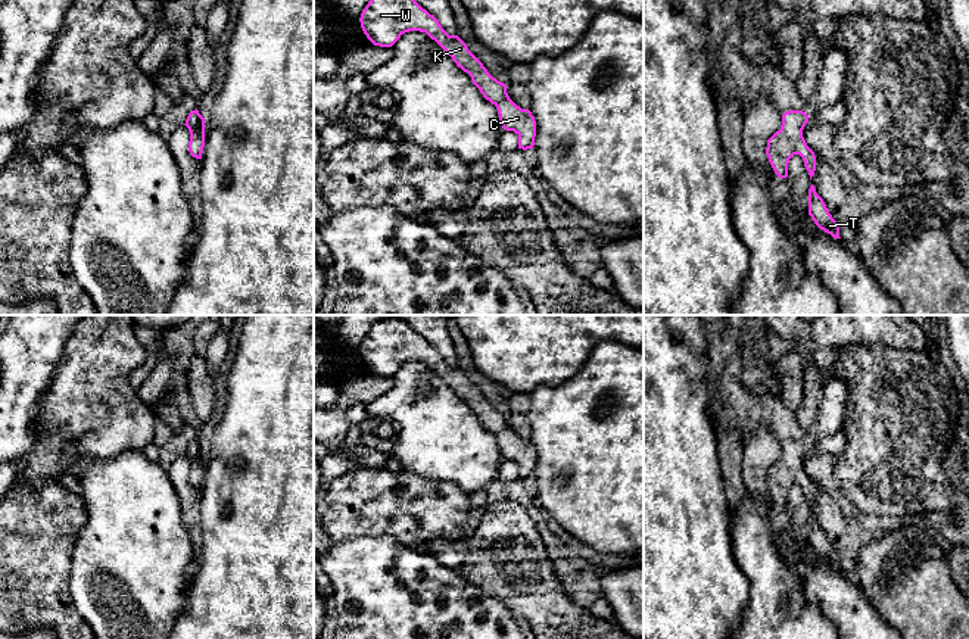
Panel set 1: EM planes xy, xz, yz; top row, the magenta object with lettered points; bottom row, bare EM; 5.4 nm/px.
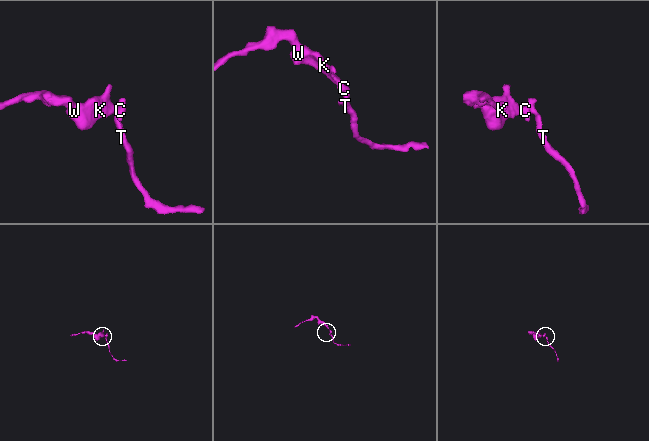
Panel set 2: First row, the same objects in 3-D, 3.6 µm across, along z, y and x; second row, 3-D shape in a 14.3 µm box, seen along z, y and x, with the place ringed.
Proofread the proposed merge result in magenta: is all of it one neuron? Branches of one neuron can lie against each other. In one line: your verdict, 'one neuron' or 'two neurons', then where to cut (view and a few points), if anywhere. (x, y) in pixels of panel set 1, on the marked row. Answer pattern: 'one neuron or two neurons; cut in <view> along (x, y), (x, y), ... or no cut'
one neuron; no cut

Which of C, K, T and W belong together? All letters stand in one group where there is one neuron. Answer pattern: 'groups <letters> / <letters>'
groups C K T W

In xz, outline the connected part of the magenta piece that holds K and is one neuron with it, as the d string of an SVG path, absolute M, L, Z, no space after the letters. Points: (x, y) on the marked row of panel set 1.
M370 0L361 13L359 22L367 38L380 47L392 47L402 34L409 31L426 32L452 57L458 68L471 77L473 84L480 90L483 97L496 106L502 128L514 131L518 135L518 149L533 149L536 121L532 112L517 106L507 93L507 84L493 78L483 63L468 50L467 44L458 35L449 35L439 21L415 0Z

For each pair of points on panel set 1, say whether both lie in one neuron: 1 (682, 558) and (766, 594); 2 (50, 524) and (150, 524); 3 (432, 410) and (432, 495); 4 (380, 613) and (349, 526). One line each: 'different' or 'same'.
1: different
2: different
3: different
4: different

